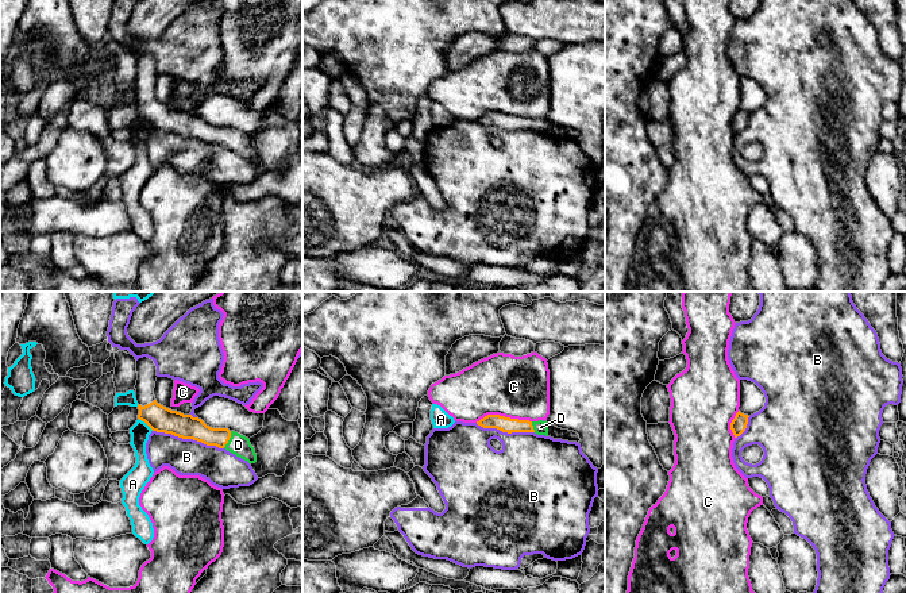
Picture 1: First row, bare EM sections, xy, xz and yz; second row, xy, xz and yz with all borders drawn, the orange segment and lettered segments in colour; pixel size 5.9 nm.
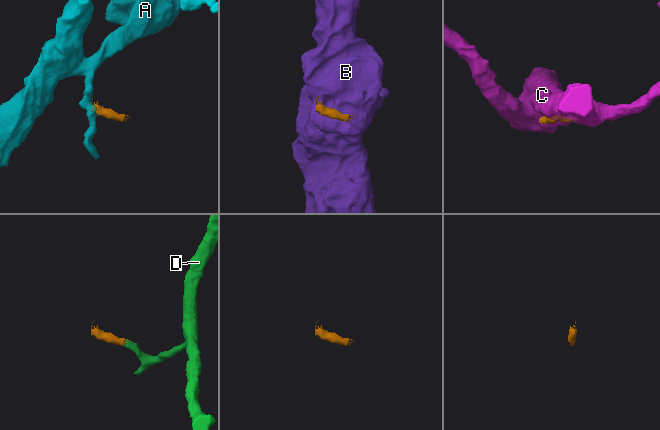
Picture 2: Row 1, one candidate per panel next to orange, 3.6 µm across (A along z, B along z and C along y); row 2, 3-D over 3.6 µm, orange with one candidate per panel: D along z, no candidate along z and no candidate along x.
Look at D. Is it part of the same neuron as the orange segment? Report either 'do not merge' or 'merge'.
merge

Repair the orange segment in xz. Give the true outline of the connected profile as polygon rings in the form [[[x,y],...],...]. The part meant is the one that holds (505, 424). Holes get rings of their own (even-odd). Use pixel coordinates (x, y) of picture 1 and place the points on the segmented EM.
[[[487,415],[479,421],[477,421],[478,426],[483,428],[497,428],[502,432],[535,432],[537,435],[545,435],[548,436],[548,423],[547,420],[539,420],[539,421],[529,421],[529,420],[518,420],[518,419],[510,419],[500,415]]]

